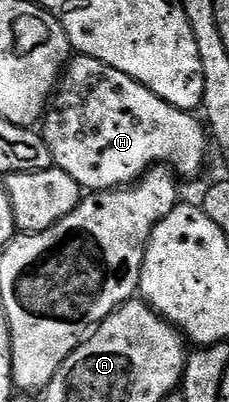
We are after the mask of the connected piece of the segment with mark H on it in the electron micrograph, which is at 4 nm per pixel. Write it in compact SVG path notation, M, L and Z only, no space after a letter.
M76 55L74 59L66 65L65 71L62 73L61 79L57 85L57 91L50 99L49 107L45 113L45 119L42 121L41 135L43 141L49 146L54 167L59 168L65 174L69 174L69 178L73 178L73 182L77 182L80 189L86 190L88 193L110 192L112 188L130 186L134 184L148 168L154 168L162 165L164 162L170 162L173 165L174 171L178 173L180 177L191 176L194 172L202 170L203 159L207 156L207 144L209 148L209 136L198 115L183 112L177 106L173 106L169 102L157 98L157 94L153 94L153 90L149 90L145 86L138 84L133 78L129 78L129 74L121 74L121 70L113 70L113 66L105 66L105 62L97 62L97 58L89 58L88 56L80 55Z

